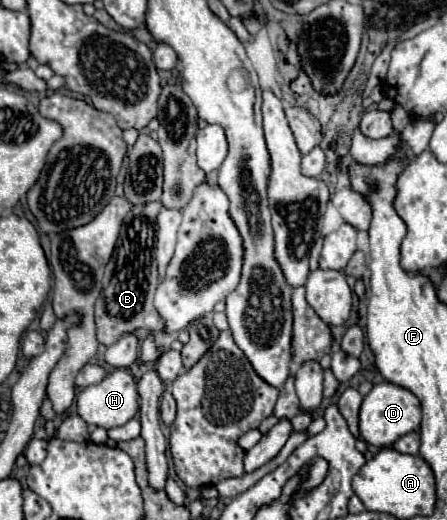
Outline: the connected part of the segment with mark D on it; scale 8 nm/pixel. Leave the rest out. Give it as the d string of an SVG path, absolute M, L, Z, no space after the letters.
M392 382L374 384L374 388L370 390L370 394L364 398L360 406L360 434L368 444L378 446L378 448L388 448L400 436L418 430L420 420L422 420L420 400L406 388L400 388Z

